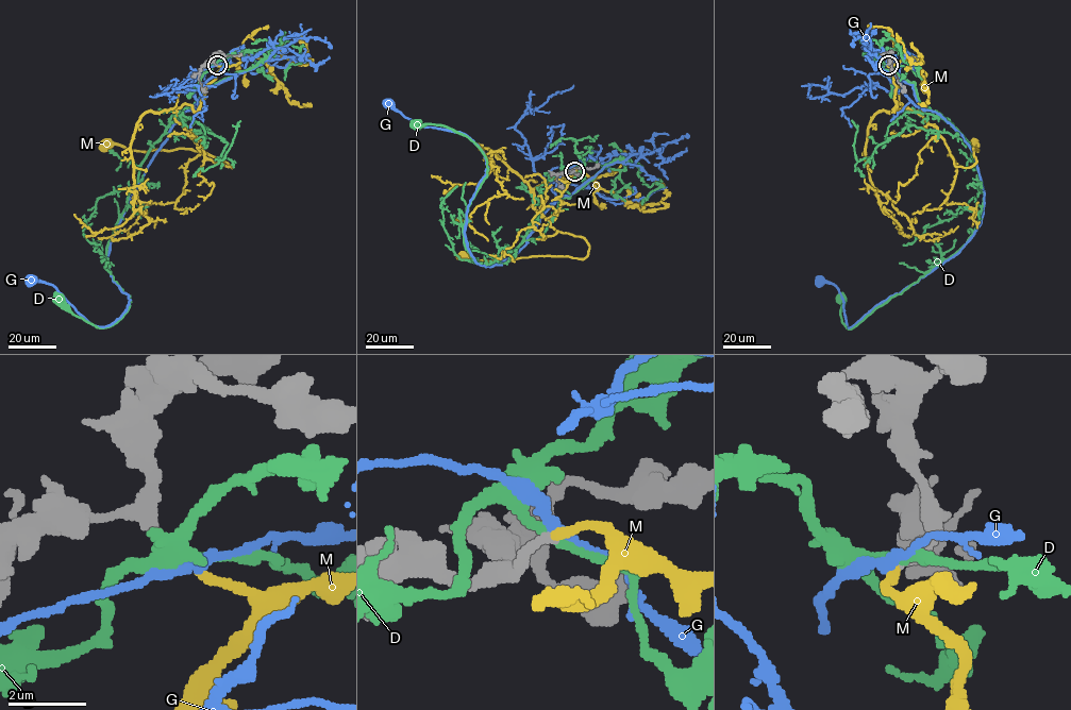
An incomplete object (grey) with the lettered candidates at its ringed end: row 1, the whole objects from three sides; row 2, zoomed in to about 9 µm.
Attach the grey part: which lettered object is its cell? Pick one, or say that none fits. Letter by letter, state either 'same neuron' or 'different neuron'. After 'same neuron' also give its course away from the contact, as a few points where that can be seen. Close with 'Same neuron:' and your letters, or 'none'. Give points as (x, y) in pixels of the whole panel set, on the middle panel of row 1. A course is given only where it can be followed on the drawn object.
D: different neuron
G: different neuron
M: same neuron | via (574, 171), (573, 176), (536, 186), (533, 206), (556, 231), (584, 238), (589, 246), (583, 258), (463, 255)
Same neuron: M

